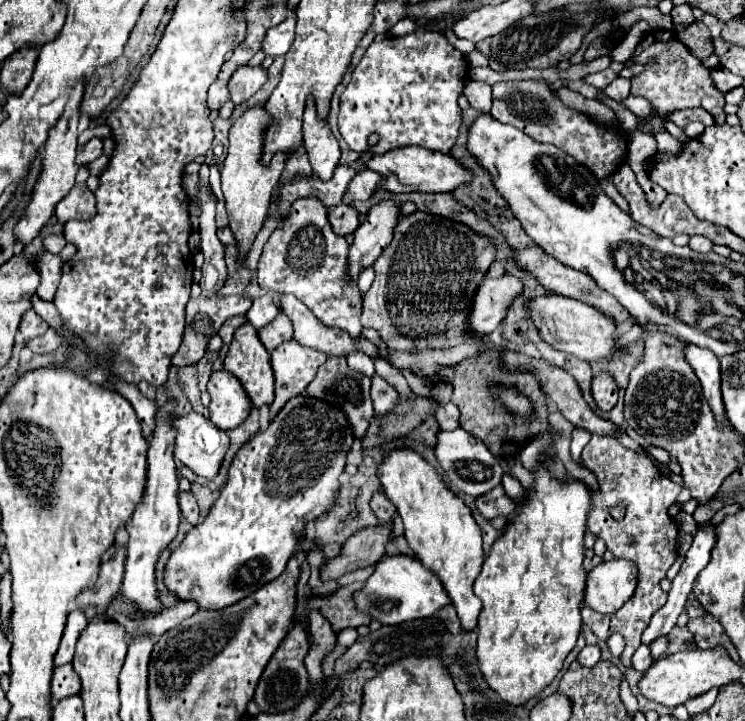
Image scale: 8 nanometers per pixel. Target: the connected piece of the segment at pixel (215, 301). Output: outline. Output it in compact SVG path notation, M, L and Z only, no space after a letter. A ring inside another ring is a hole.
M238 294L238 296L200 296L200 298L192 298L186 306L186 330L184 330L184 338L182 344L178 348L178 352L174 354L172 364L174 366L188 366L188 364L196 364L208 348L208 340L212 338L212 334L218 334L218 330L222 328L222 324L228 318L234 316L244 316L252 306L252 300L246 294Z

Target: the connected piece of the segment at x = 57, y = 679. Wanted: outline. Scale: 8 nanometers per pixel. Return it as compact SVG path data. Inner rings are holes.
M64 664L64 666L56 666L54 668L54 676L52 676L52 696L56 700L62 700L66 696L78 694L82 690L80 684L80 676L74 672L72 664Z

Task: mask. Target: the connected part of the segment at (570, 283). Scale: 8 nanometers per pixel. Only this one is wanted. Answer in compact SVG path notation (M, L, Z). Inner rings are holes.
M526 248L526 250L522 250L522 252L516 250L516 262L518 262L522 268L526 268L528 272L532 272L532 274L540 280L540 284L542 284L546 290L550 290L550 292L554 292L554 294L560 294L560 296L566 296L566 298L580 300L580 302L584 302L584 304L590 304L590 306L598 308L600 312L604 312L604 314L608 314L608 316L614 316L616 320L622 320L622 322L624 322L624 320L630 320L630 322L634 322L632 316L618 304L618 300L614 300L614 296L610 296L608 292L604 292L602 288L598 288L598 284L596 284L590 276L586 276L584 272L578 272L578 270L570 268L570 266L564 266L564 264L558 262L554 256L542 252L542 248Z

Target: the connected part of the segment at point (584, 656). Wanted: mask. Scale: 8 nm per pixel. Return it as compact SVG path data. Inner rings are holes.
M586 644L584 648L582 648L582 652L578 654L578 662L582 664L582 666L594 666L594 664L598 664L600 662L600 646L590 646L590 644Z

